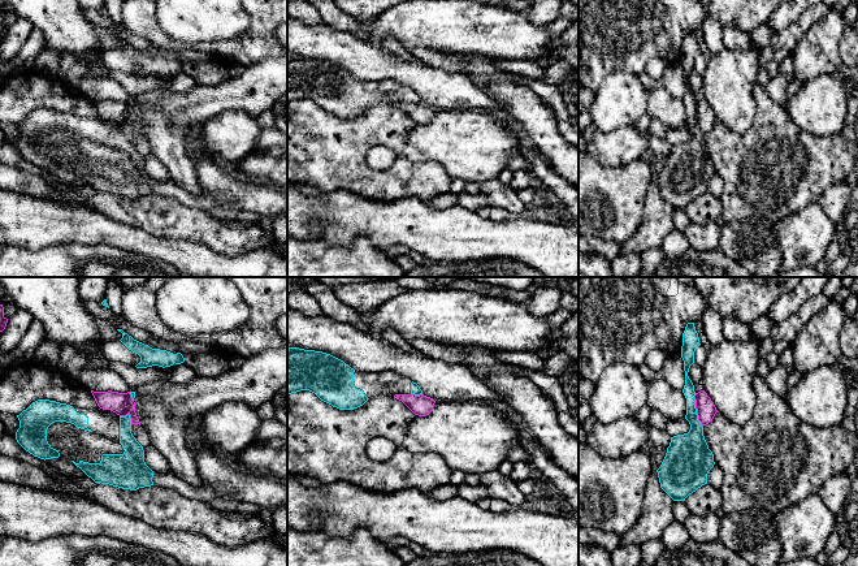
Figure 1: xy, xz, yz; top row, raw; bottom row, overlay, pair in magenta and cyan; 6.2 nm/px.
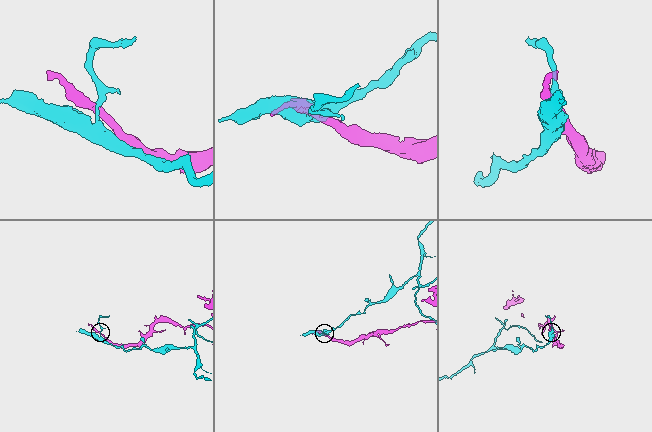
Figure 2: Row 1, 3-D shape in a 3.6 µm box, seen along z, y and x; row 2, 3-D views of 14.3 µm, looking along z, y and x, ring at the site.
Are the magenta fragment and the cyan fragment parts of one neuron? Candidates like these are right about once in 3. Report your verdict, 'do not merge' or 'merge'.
do not merge

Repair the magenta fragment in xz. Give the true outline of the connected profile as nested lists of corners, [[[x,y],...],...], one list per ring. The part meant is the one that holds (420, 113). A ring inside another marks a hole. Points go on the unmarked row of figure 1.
[[[395,103],[394,107],[402,109],[415,124],[426,125],[433,120],[436,109],[424,103]]]

